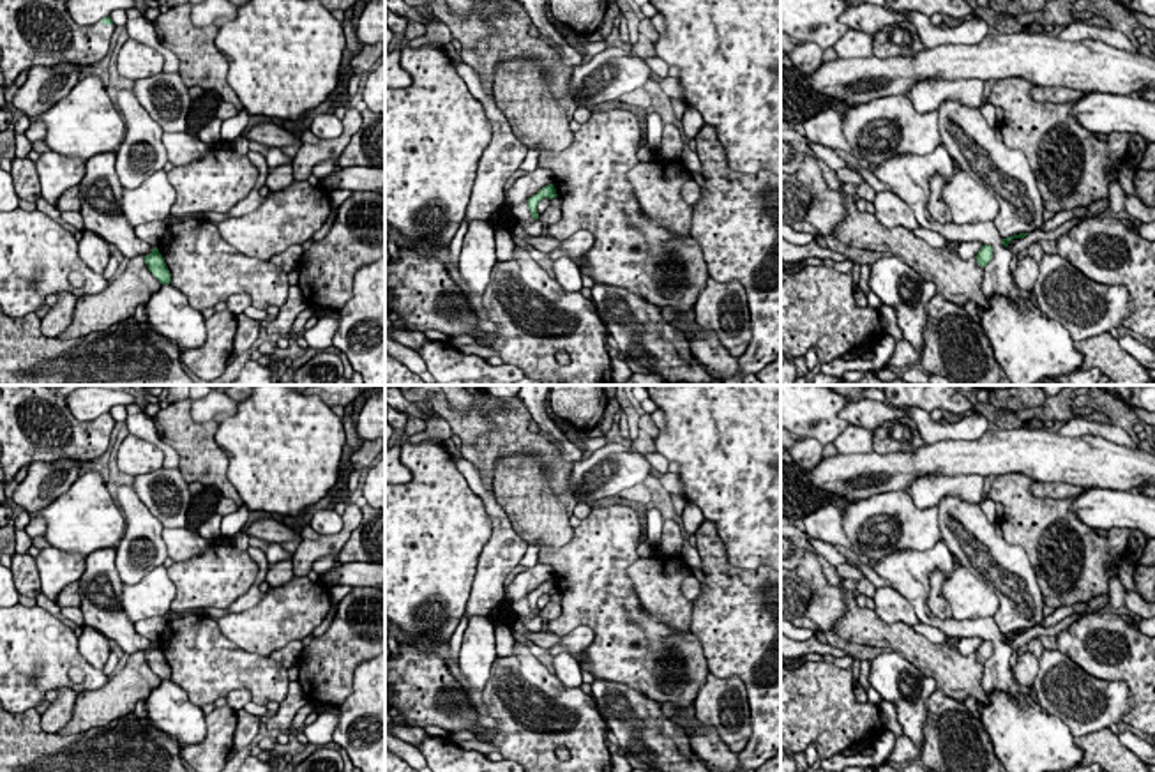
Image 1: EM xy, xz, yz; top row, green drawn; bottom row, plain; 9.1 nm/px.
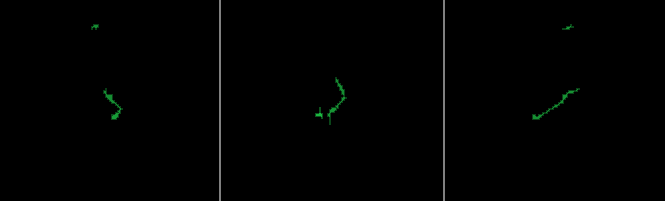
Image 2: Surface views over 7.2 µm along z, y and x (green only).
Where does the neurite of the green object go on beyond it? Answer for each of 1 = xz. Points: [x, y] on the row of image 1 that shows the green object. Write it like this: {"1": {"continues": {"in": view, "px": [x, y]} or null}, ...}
{"1": {"continues": null}}

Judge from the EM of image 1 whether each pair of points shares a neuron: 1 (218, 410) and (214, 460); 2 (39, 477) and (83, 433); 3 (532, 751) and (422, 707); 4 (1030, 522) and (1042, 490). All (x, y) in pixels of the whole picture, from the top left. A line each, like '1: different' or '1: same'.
1: different
2: different
3: different
4: different

